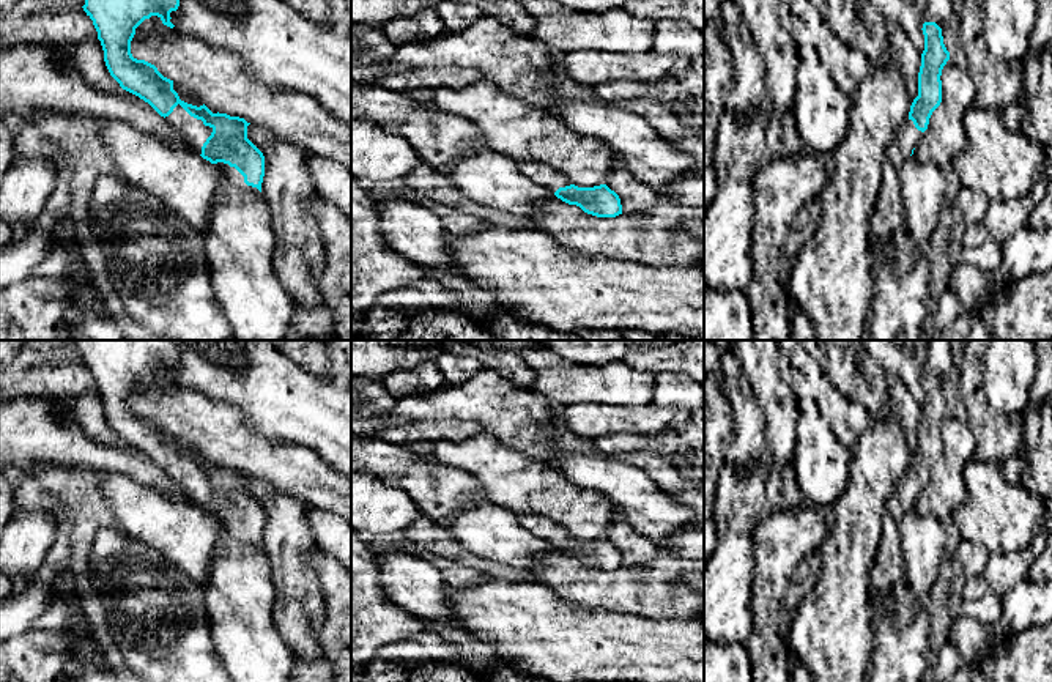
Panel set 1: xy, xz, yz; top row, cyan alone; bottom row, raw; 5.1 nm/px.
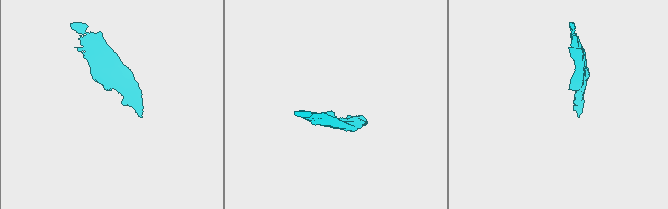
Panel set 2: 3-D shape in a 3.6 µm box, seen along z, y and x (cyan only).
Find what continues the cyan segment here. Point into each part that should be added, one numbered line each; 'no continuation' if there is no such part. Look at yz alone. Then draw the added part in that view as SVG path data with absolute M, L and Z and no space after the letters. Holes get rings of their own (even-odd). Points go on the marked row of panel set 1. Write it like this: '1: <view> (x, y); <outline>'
1: yz (889, 218); M907 118L887 148L880 195L871 217L871 241L876 244L888 244L898 232L907 228L899 173L921 137L923 132Z

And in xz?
1: xz (540, 174); M520 161L518 169L531 181L534 181L539 186L548 187L553 192L556 192L559 187L572 184L565 175L537 161Z

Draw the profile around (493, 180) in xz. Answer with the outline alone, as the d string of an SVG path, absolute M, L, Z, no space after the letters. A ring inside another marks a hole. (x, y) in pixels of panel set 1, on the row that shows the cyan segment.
M491 150L458 154L443 178L477 205L521 217L534 216L539 202L556 197L524 176L517 161Z

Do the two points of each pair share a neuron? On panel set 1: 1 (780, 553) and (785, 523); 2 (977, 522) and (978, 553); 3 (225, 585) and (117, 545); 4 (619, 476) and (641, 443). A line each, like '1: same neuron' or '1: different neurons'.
1: same neuron
2: different neurons
3: different neurons
4: different neurons

